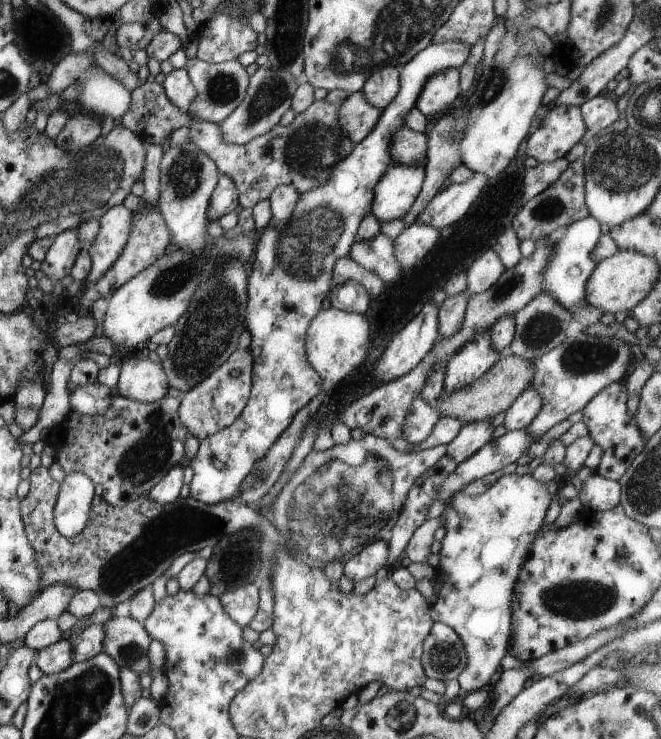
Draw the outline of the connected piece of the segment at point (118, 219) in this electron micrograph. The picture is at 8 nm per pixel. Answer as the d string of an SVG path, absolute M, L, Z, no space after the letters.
M121 203L100 214L97 234L87 248L91 266L86 282L101 277L109 265L116 261L117 255L121 254L122 246L129 236L132 216L132 212Z

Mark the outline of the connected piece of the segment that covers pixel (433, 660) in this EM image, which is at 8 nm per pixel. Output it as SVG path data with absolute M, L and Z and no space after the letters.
M433 623L422 642L420 658L427 679L449 682L466 665L466 652L457 633L443 623Z

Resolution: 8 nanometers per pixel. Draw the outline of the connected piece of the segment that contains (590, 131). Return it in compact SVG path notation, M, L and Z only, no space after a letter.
M599 95L580 104L579 110L586 126L587 135L591 136L619 118L616 103Z

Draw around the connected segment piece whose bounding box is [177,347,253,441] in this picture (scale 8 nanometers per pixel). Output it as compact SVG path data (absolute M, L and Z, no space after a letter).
M249 347L242 350L236 348L226 359L221 363L207 378L204 378L200 383L197 383L193 388L183 393L177 407L178 417L181 424L188 430L188 435L192 435L199 441L206 436L216 433L218 430L223 430L229 426L237 415L243 410L247 402L250 388L252 385L252 364L253 357L250 356Z

